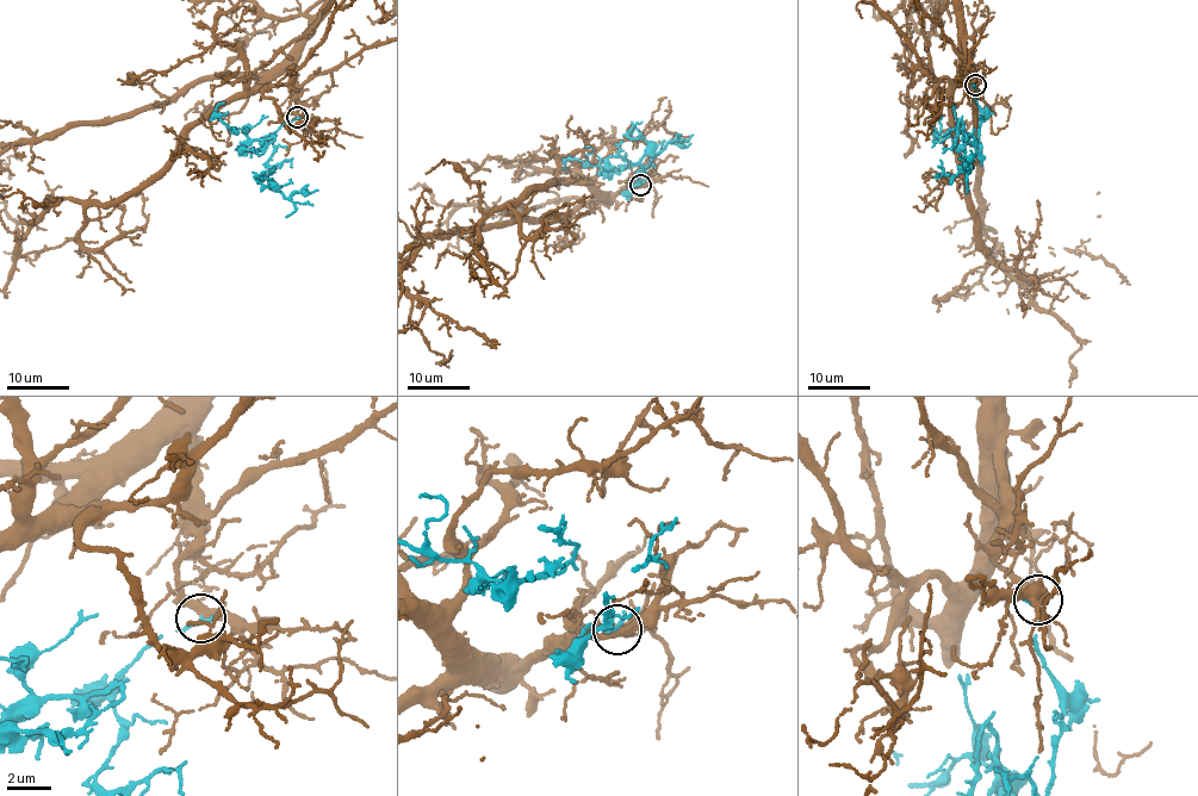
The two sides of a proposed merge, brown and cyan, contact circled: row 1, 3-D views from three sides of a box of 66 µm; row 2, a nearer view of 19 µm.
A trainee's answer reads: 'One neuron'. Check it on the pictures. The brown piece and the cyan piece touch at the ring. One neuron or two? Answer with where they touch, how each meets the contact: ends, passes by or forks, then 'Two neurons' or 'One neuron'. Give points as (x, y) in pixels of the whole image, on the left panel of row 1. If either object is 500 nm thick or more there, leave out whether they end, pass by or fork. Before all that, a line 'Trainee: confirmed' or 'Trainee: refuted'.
Trainee: refuted
Place: (297, 117). At the ring brown forks. At the ring cyan ends. Two neurons

